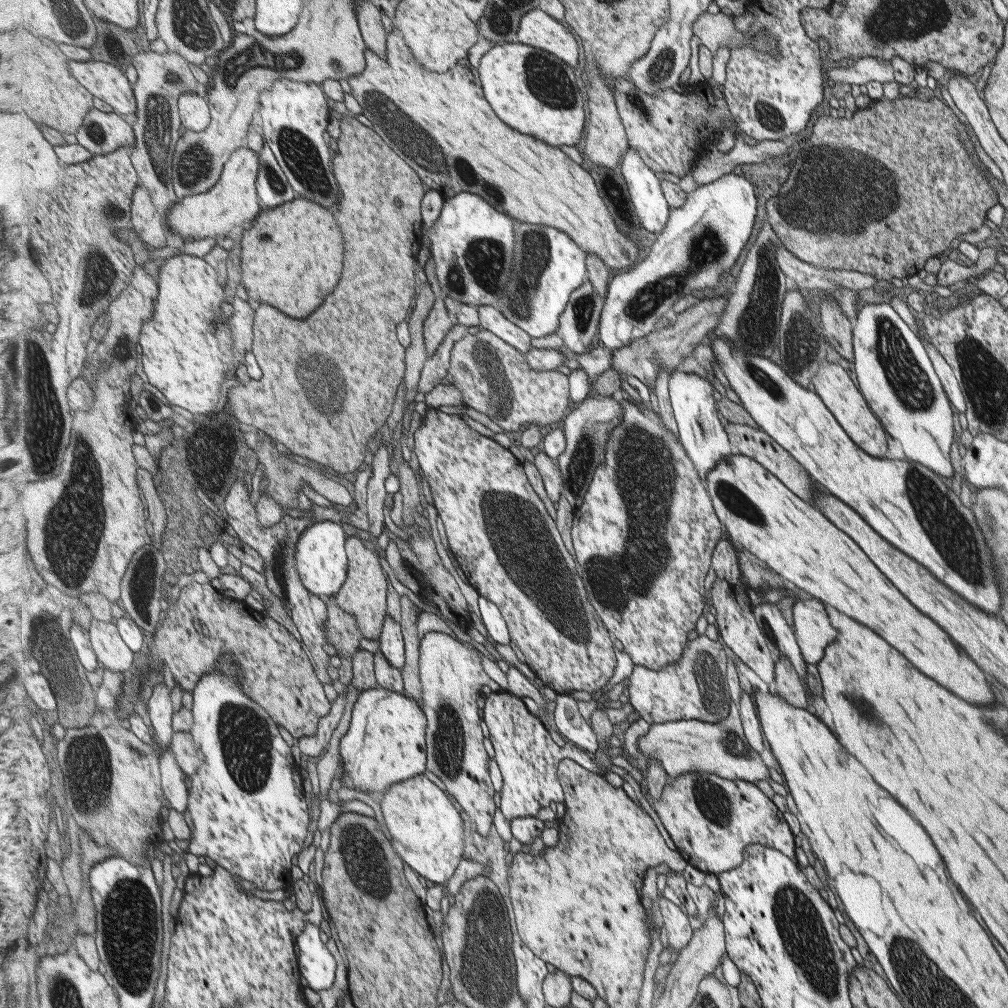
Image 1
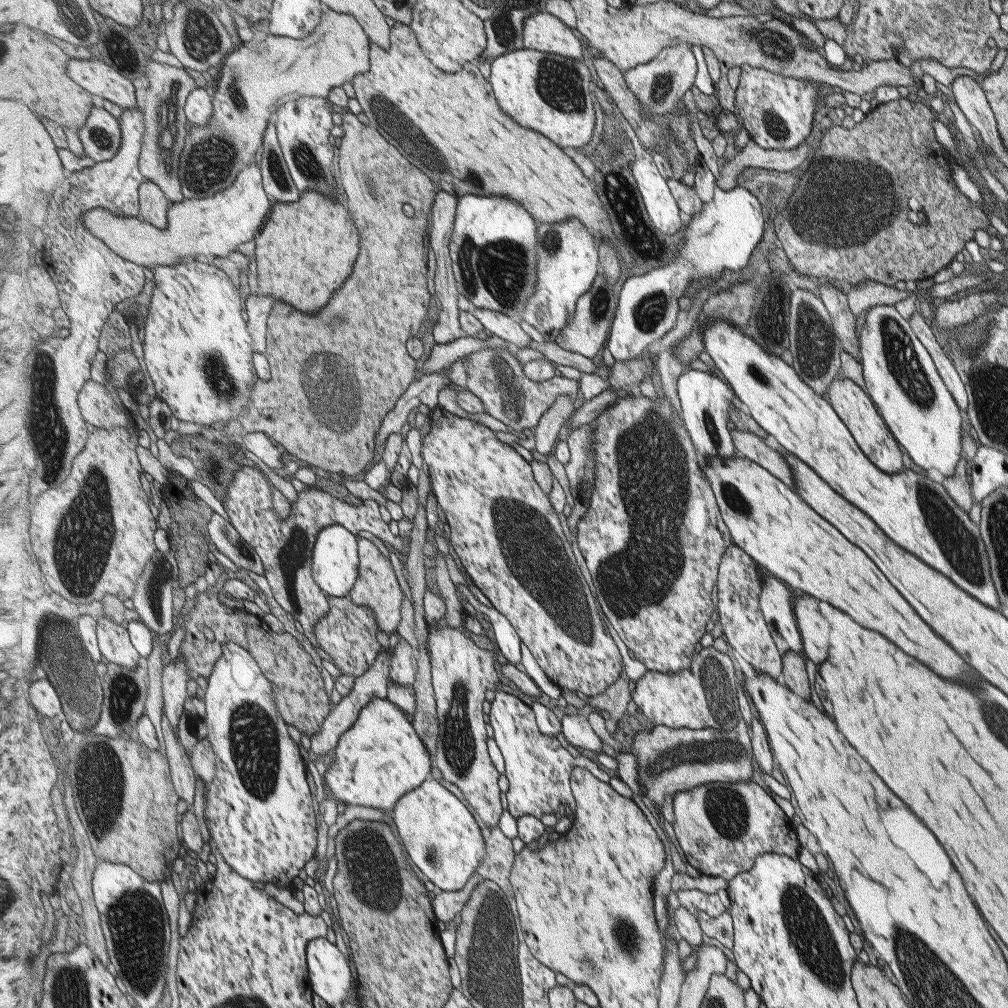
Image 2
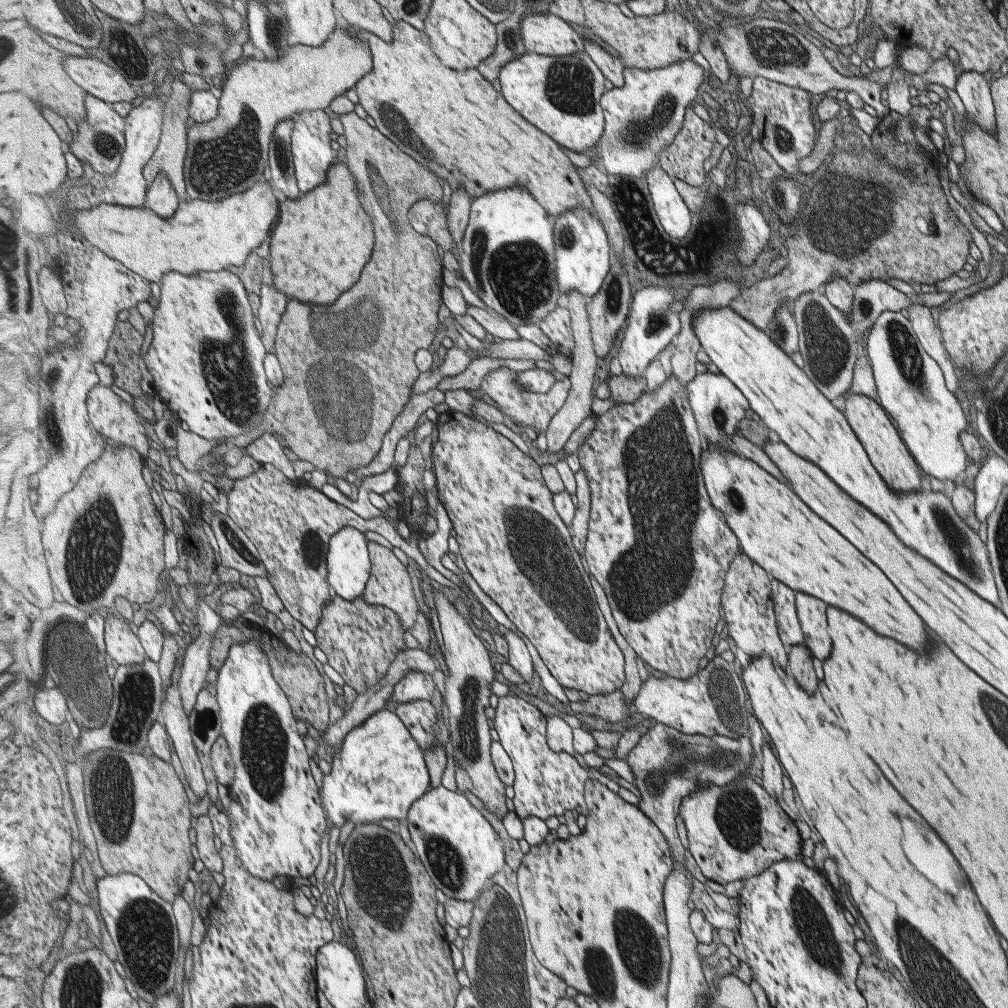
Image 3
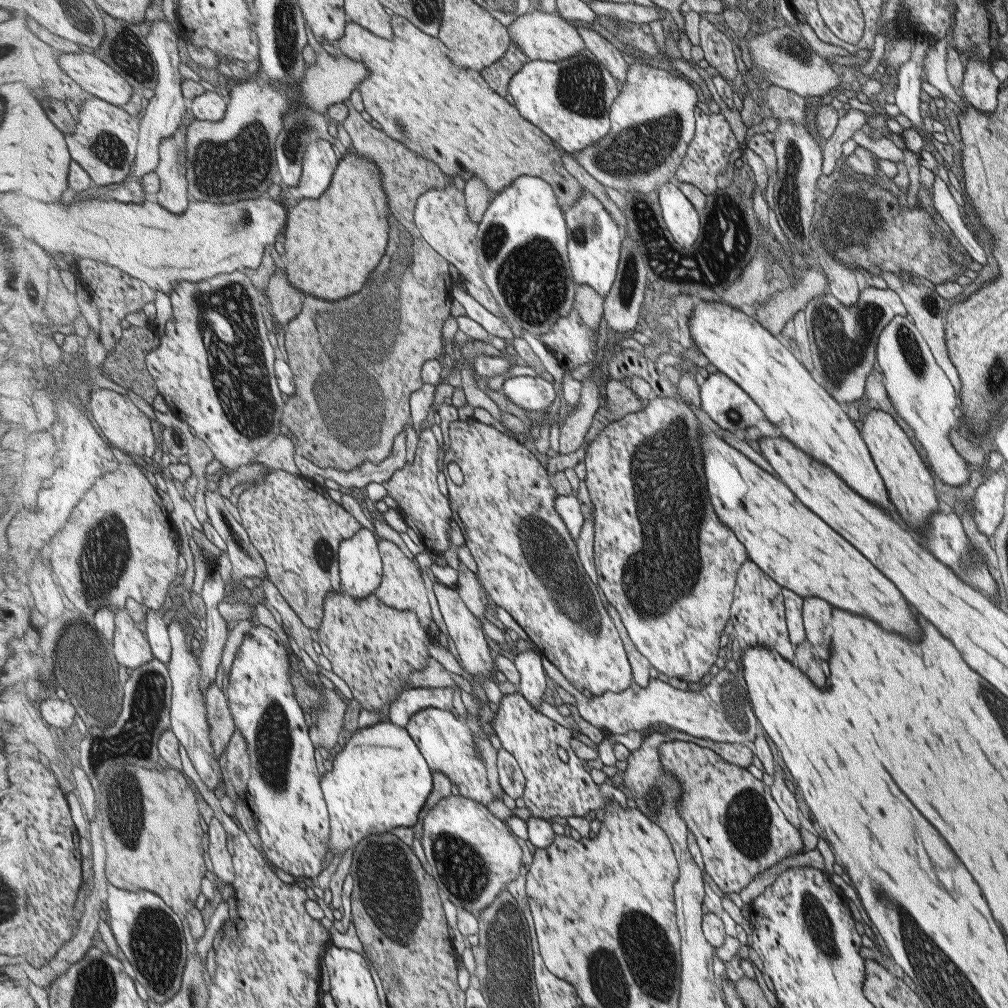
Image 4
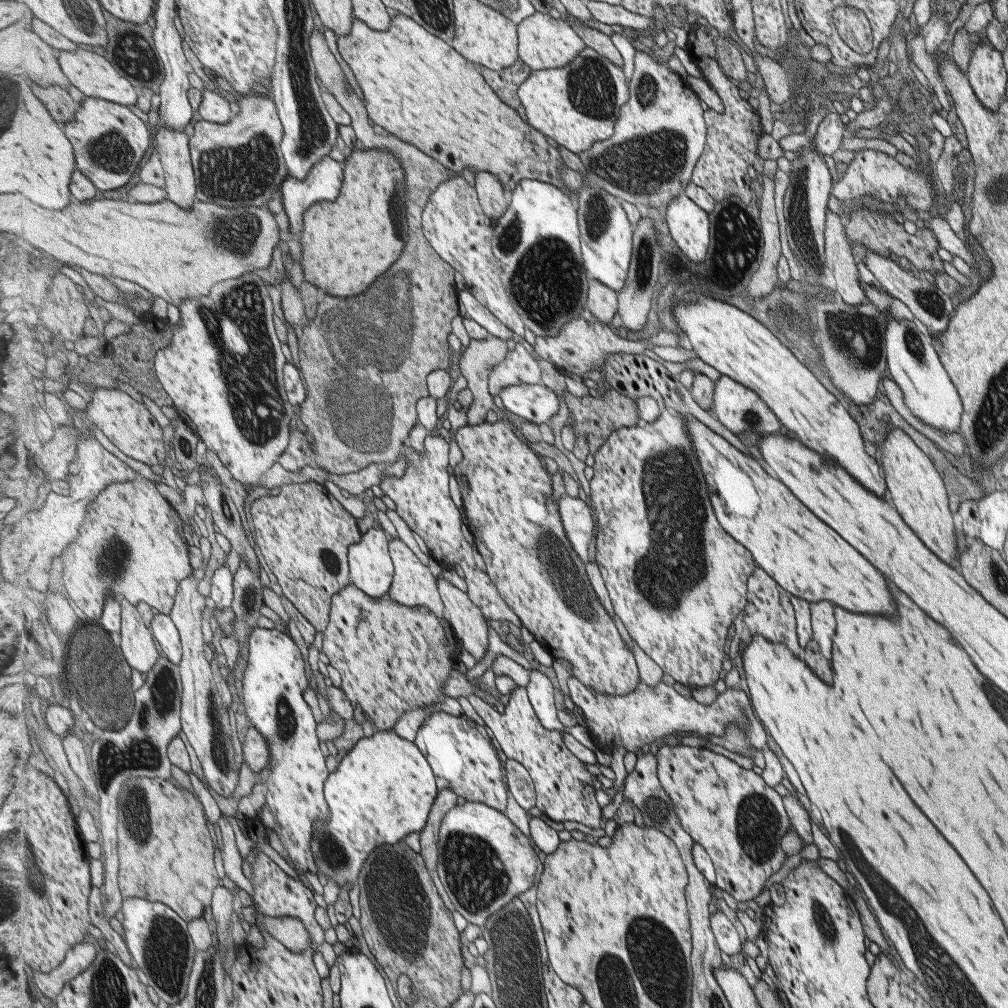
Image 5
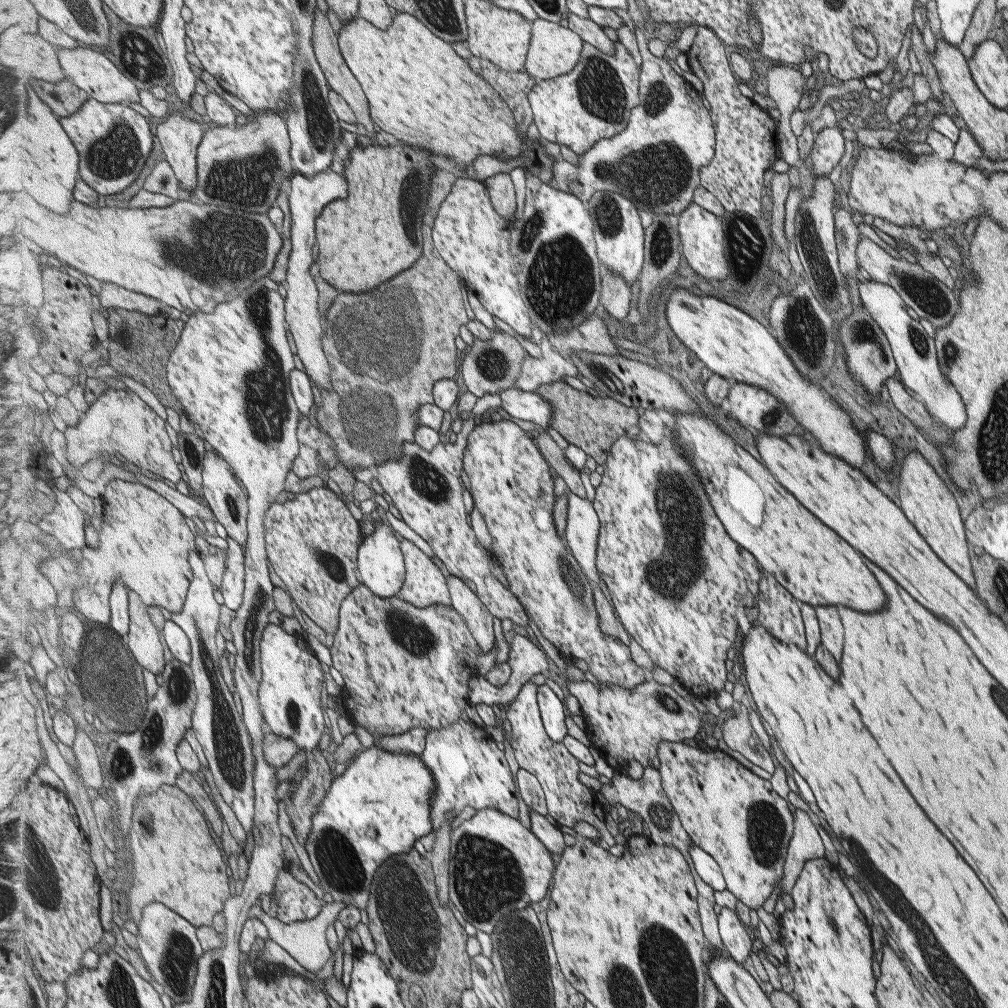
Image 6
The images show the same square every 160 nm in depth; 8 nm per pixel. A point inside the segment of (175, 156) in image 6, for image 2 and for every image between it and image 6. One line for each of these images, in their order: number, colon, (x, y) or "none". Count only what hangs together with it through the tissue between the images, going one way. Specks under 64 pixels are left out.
2: (155, 205)
3: (162, 197)
4: (174, 194)
5: (174, 147)

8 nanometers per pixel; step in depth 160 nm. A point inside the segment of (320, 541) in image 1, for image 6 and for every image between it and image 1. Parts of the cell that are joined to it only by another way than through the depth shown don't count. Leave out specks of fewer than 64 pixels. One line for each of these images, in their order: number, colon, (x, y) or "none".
2: (336, 557)
3: (350, 564)
4: (362, 563)
5: (372, 567)
6: (382, 567)

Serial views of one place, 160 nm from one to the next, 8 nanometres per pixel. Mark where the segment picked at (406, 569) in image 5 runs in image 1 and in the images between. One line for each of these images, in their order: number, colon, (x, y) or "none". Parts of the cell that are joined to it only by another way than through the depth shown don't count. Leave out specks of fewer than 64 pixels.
1: (364, 594)
2: (378, 587)
3: (390, 585)
4: (403, 587)

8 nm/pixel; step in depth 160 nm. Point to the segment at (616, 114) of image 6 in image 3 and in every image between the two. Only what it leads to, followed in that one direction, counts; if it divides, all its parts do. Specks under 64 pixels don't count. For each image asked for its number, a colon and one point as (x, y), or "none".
3: (562, 96)
4: (571, 100)
5: (578, 105)

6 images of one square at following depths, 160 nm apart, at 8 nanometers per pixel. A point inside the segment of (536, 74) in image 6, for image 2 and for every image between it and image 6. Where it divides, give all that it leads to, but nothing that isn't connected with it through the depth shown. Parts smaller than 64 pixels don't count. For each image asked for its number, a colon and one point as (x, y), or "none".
2: (543, 31)
3: (548, 34)
4: (545, 36)
5: (545, 42)

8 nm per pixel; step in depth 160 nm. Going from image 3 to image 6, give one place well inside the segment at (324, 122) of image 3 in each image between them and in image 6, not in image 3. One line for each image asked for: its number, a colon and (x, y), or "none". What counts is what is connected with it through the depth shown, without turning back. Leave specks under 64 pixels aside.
4: (320, 164)
5: (324, 183)
6: (309, 196)

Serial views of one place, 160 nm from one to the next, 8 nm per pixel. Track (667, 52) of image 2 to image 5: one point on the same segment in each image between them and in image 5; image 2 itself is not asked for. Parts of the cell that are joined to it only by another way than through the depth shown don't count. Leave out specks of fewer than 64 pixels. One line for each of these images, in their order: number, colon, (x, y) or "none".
3: (643, 117)
4: (652, 119)
5: (660, 134)

